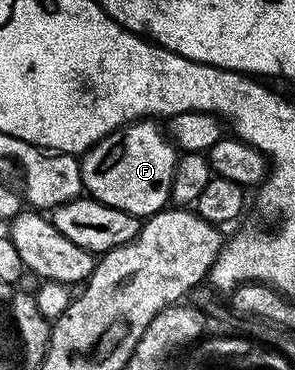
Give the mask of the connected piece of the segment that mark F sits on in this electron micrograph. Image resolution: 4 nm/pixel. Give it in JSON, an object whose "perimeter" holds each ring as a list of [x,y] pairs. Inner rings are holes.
{"perimeter":[[[137,120],[121,126],[112,134],[108,134],[102,141],[96,143],[91,150],[83,155],[80,163],[84,190],[93,198],[110,208],[118,208],[122,212],[130,212],[137,218],[144,220],[156,214],[169,205],[172,196],[172,181],[178,151],[172,145],[165,127],[159,126],[156,120]]]}

